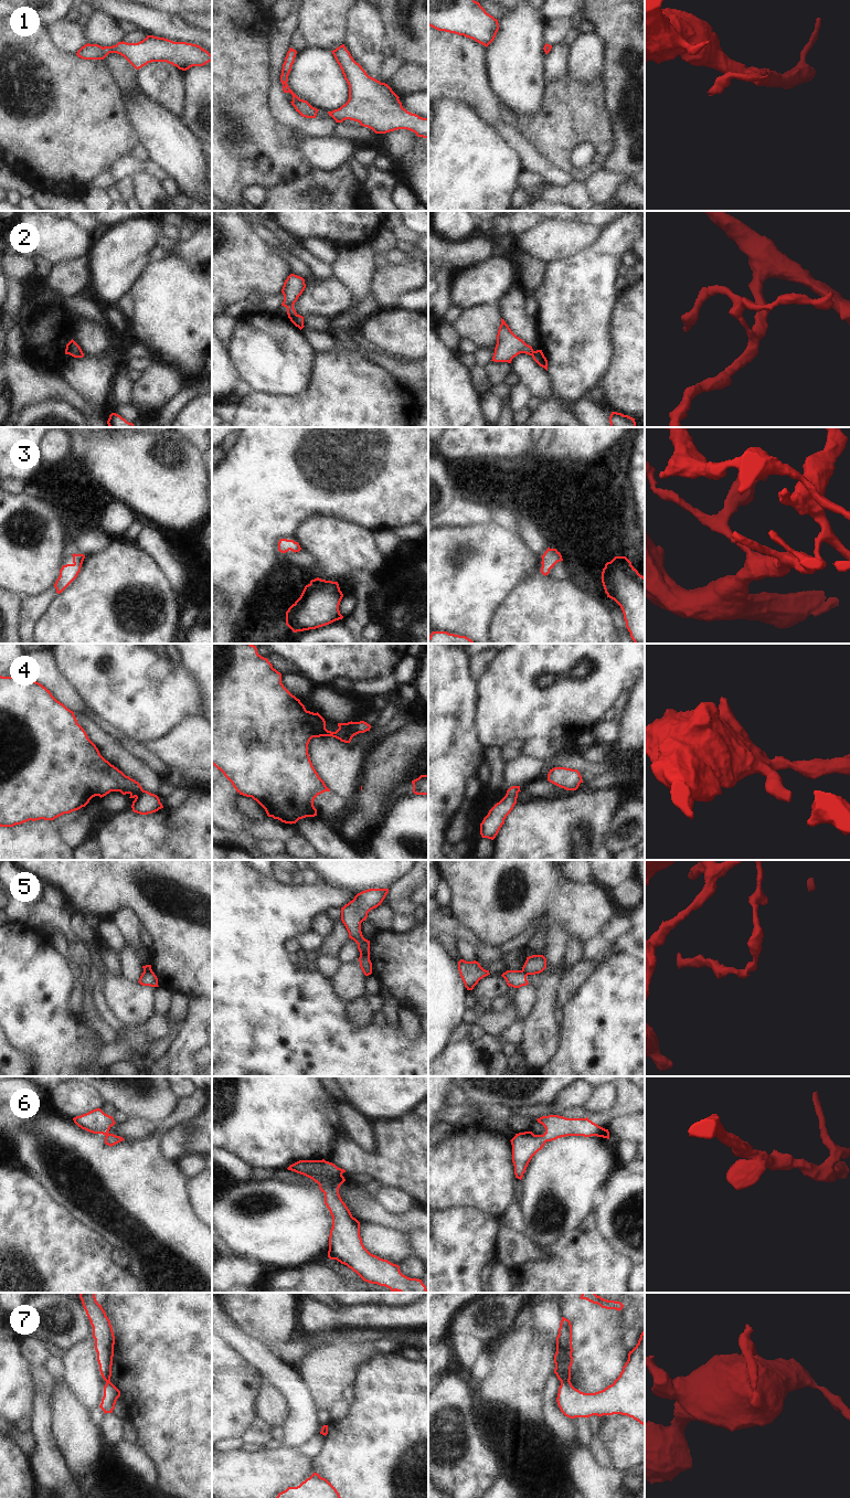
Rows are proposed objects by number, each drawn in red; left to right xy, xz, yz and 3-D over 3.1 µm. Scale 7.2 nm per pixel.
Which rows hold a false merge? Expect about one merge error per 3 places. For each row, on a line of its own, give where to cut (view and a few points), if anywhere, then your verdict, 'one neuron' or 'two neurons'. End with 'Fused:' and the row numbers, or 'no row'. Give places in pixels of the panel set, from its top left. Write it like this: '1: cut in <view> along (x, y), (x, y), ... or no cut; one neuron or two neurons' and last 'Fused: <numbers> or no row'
1: no cut; one neuron
2: cut in xz along (296, 314), (289, 318); two neurons
3: no cut; one neuron
4: no cut; one neuron
5: cut in xz along (360, 955), (369, 957); two neurons
6: no cut; one neuron
7: cut in yz along (569, 1379), (561, 1382); two neurons
Fused: 2, 5, 7

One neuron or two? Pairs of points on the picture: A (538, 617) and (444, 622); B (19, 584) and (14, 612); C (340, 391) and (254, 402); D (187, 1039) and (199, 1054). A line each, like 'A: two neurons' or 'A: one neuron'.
A: two neurons
B: two neurons
C: one neuron
D: two neurons

